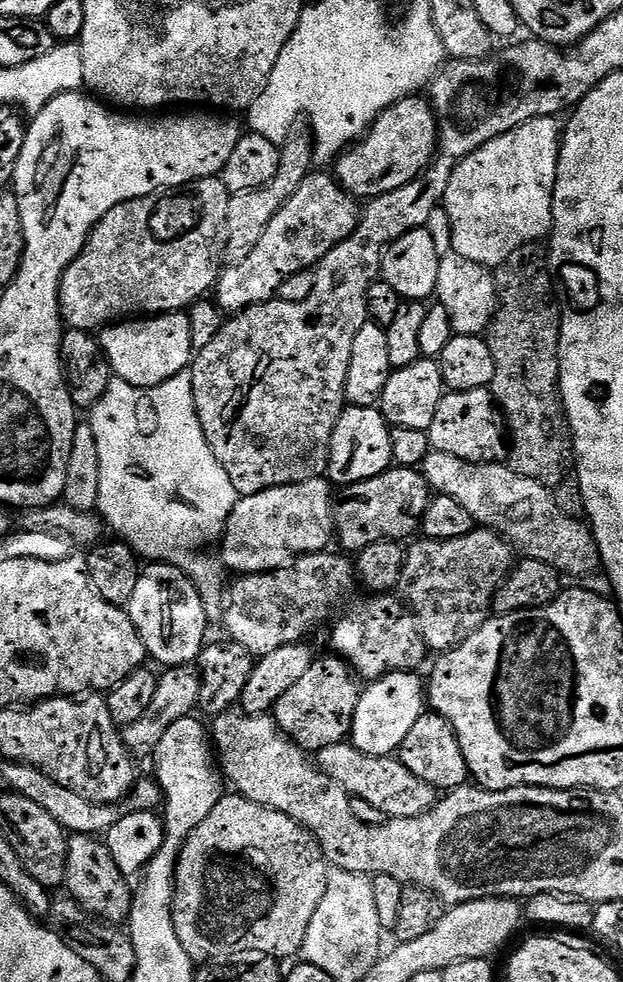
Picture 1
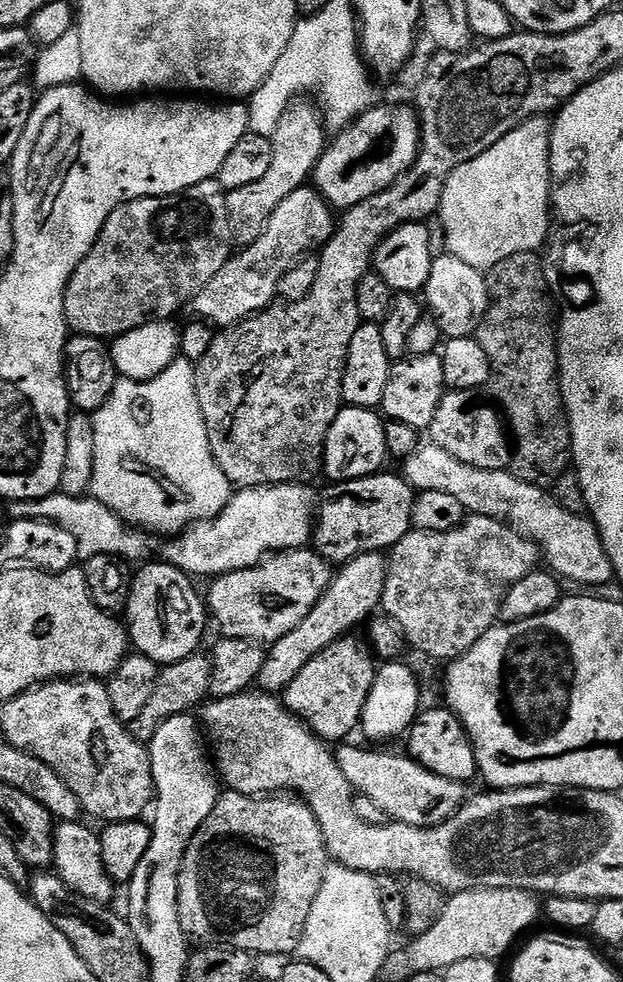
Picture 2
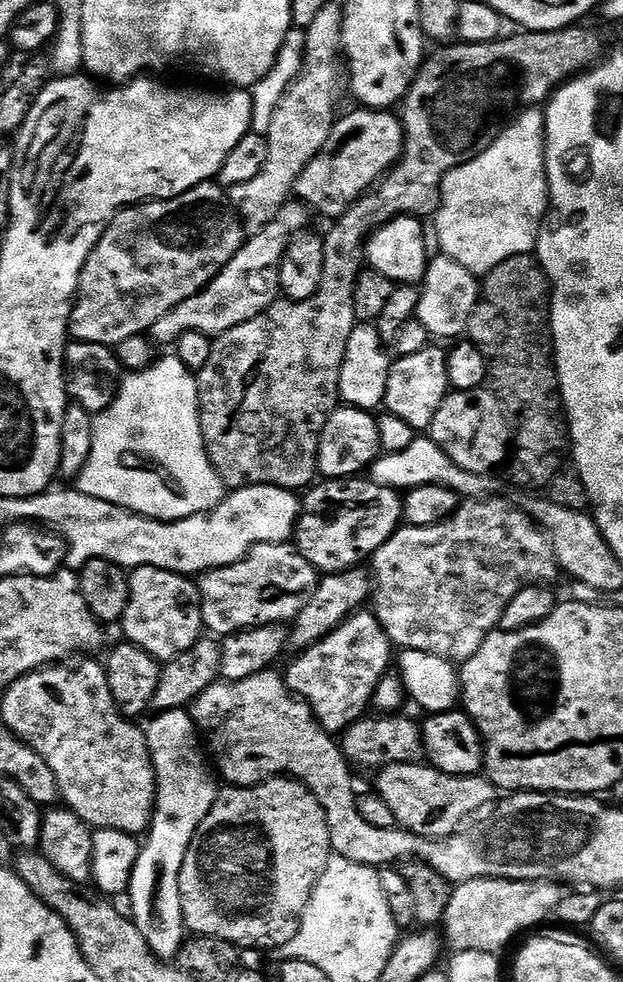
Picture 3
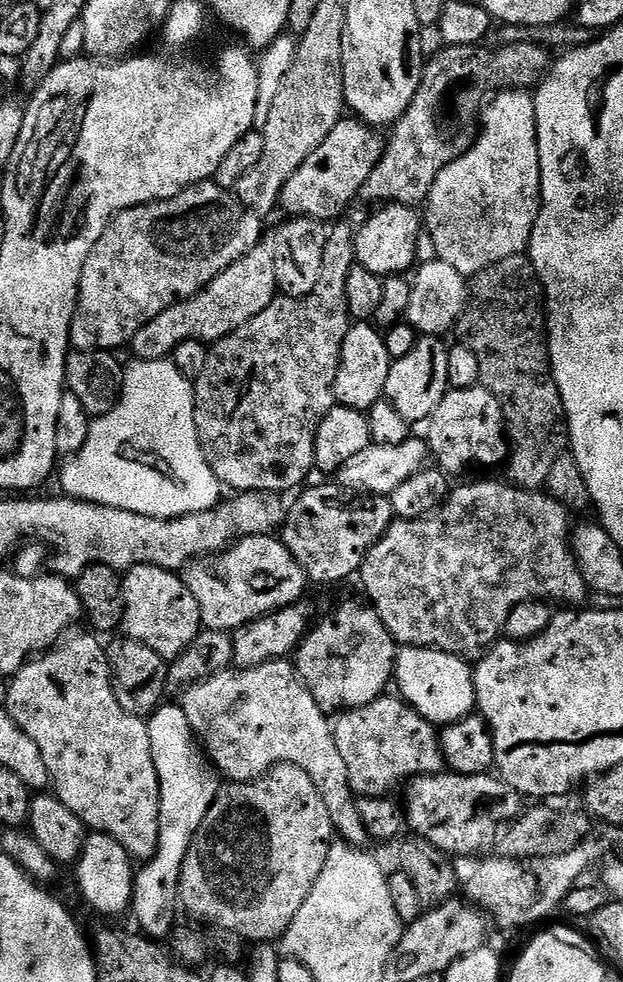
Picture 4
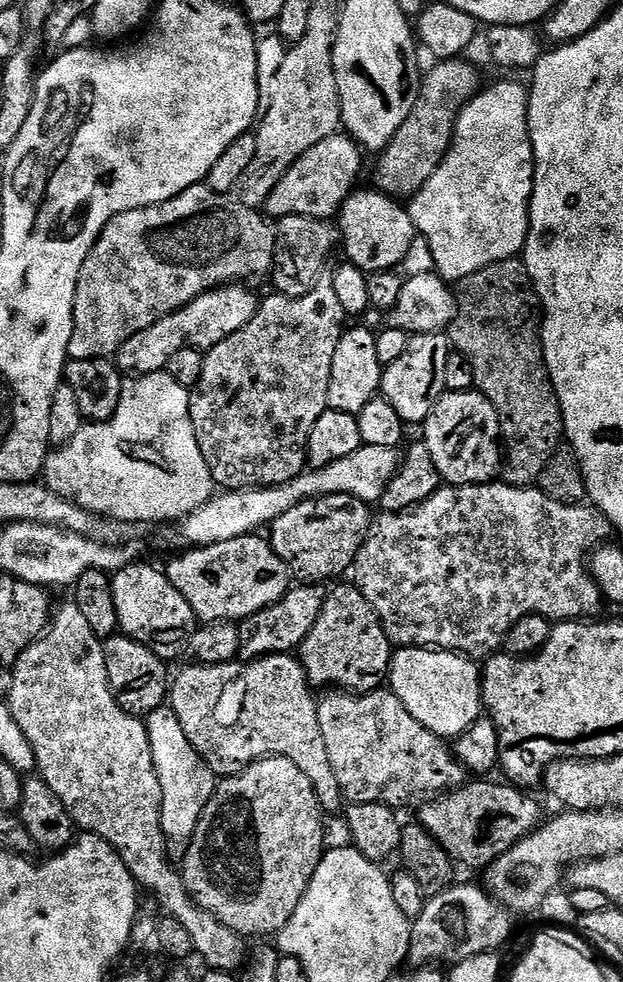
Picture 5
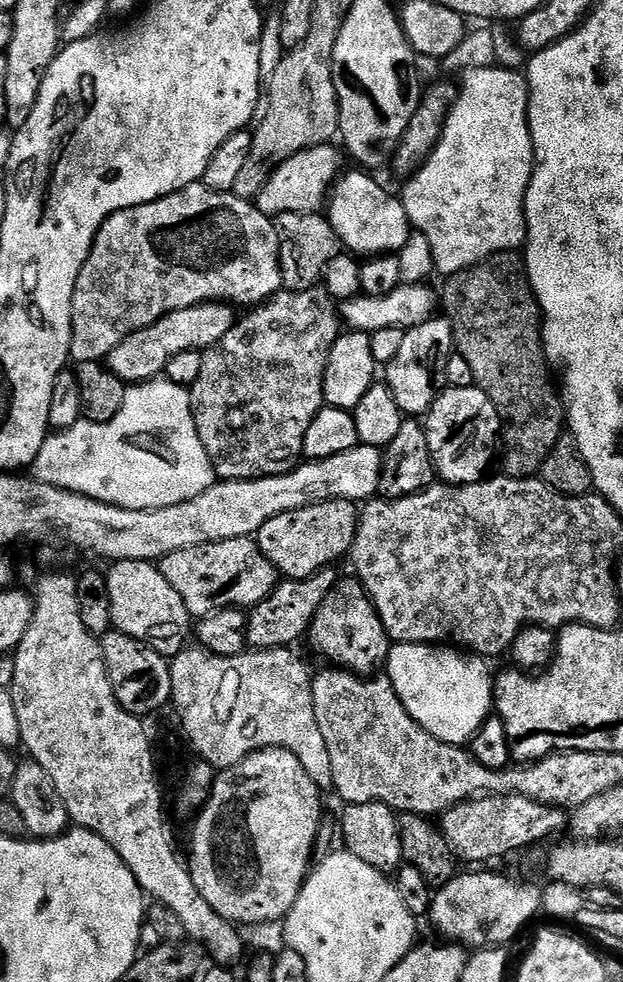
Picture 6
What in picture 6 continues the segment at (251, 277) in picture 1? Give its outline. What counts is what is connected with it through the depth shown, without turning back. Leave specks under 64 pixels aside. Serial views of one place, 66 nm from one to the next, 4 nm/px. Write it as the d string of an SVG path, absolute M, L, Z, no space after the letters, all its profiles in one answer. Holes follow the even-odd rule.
M213 302L190 306L186 310L174 310L166 314L158 322L154 322L146 330L138 330L130 334L106 357L108 369L125 385L143 384L145 380L155 380L164 371L164 367L178 354L207 350L222 338L236 325L238 312L233 305L227 302Z

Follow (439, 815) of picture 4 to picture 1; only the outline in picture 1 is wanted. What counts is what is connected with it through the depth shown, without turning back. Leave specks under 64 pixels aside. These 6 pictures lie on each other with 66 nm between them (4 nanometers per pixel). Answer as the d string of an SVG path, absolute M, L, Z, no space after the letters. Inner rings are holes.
M351 742L326 746L314 756L316 765L338 786L348 791L349 796L362 798L370 806L382 810L386 818L401 820L428 812L435 806L438 790L412 774L395 756L375 756L358 750Z

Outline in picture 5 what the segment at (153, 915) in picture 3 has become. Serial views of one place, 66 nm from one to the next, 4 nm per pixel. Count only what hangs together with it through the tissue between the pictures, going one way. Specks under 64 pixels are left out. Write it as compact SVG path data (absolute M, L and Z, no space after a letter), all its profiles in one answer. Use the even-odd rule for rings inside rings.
M165 706L154 710L146 717L146 723L158 782L162 782L162 830L171 851L180 854L187 849L210 798L216 792L218 772L208 765L202 754L198 754L198 750L194 750L173 708Z

